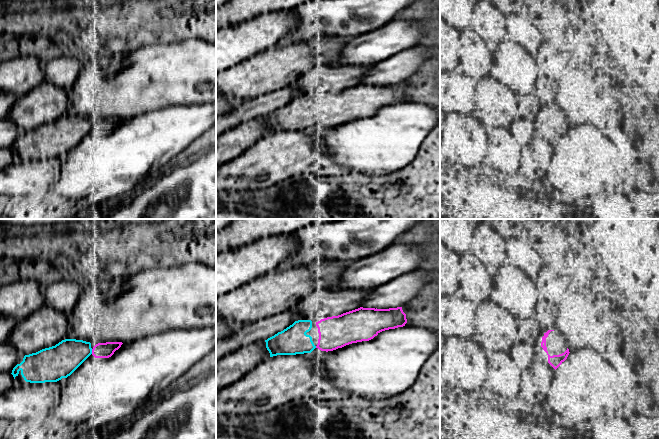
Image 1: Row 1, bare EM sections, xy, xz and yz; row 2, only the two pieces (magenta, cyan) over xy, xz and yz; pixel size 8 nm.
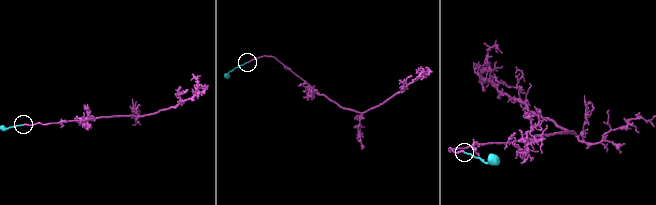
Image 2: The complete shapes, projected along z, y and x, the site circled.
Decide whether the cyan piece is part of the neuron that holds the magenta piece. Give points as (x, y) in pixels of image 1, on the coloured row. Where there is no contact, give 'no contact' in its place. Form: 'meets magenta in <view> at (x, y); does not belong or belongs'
meets magenta in xy at (92, 351); belongs

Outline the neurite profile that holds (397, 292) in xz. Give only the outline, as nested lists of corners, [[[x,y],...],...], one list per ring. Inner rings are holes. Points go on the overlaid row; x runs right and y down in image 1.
[[[427,265],[397,276],[391,281],[372,289],[361,307],[375,309],[402,307],[432,281],[437,273],[437,267]]]

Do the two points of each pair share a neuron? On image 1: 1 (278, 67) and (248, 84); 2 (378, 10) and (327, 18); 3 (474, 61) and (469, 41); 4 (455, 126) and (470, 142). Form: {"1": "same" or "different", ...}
{"1": "same", "2": "same", "3": "same", "4": "same"}

